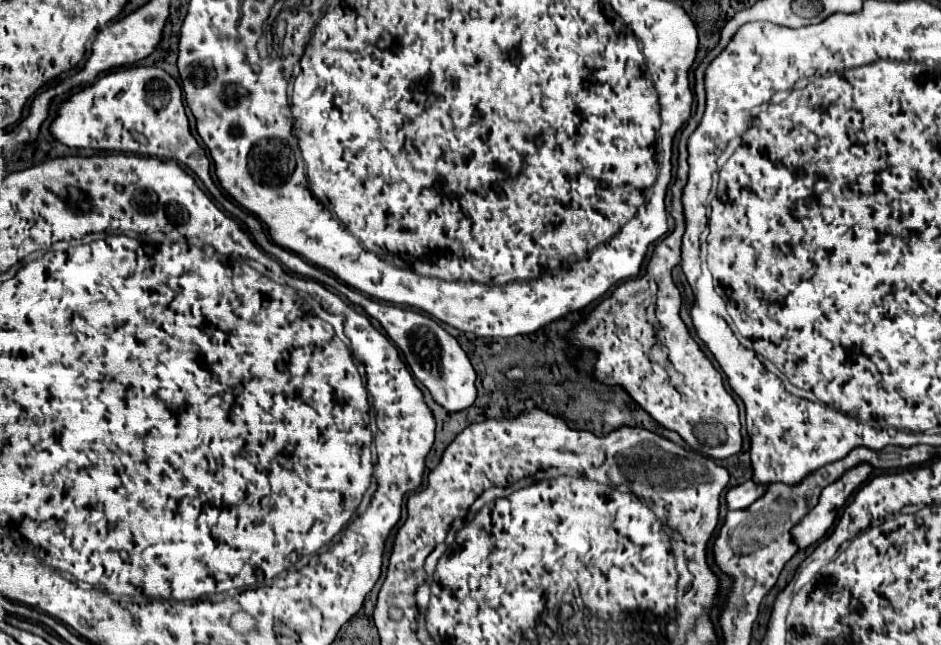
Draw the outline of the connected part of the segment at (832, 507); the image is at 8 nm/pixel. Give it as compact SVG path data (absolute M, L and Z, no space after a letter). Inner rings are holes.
M861 462L855 468L847 470L837 482L833 482L831 486L827 486L817 502L817 506L807 514L807 518L803 518L803 522L799 522L799 526L795 526L793 534L795 534L795 542L799 544L799 548L807 548L813 542L817 542L819 538L825 536L825 532L833 526L839 508L843 508L843 504L847 502L847 498L871 476L871 466L869 462Z

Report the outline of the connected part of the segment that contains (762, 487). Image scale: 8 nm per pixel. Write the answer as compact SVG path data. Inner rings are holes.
M747 480L739 486L733 486L727 492L727 506L729 510L739 510L739 508L747 508L751 506L757 498L761 498L767 492L769 484L757 484L753 480Z

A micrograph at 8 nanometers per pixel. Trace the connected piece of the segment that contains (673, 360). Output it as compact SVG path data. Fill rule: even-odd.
M675 180L673 188L671 188L671 190L673 190L673 208L671 208L671 214L673 214L673 218L675 218L675 230L673 230L667 238L663 238L663 240L659 242L659 246L655 246L655 254L653 254L653 258L651 258L647 276L635 278L635 280L627 280L627 282L623 282L621 286L617 286L609 298L605 298L603 302L599 302L599 304L595 306L595 310L589 314L587 322L581 322L577 328L573 328L573 330L569 332L569 338L571 338L571 346L575 348L575 352L577 352L577 350L583 350L583 348L597 350L597 362L595 362L595 376L597 376L597 380L601 380L603 384L621 384L621 386L631 394L631 398L633 398L643 410L647 410L661 426L665 426L665 428L669 428L669 430L675 430L677 434L681 434L681 438L683 438L693 450L703 452L707 458L723 460L723 458L729 458L729 456L733 456L733 454L737 454L737 452L741 450L743 438L741 438L741 424L739 424L739 410L737 410L737 404L735 404L733 396L727 392L727 388L725 388L725 384L723 384L721 372L711 364L711 360L707 358L707 354L699 348L699 344L693 340L691 332L689 332L687 326L683 324L683 320L681 320L681 316L679 316L679 310L681 310L681 292L679 292L679 288L677 288L677 286L673 284L673 280L671 280L671 270L681 264L681 238L683 238L683 234L685 234L683 204L681 204L681 200L677 200L677 198L681 198L681 194L683 194L683 186L685 186L685 182ZM657 286L659 286L657 316L659 316L659 320L661 320L661 332L653 328L660 327L655 314L656 310L652 308L655 307L655 303L653 303L652 306L645 306L645 300L651 296L651 292L653 295L657 295ZM707 418L717 420L719 424L707 422L707 426L697 426L701 420L707 420Z

